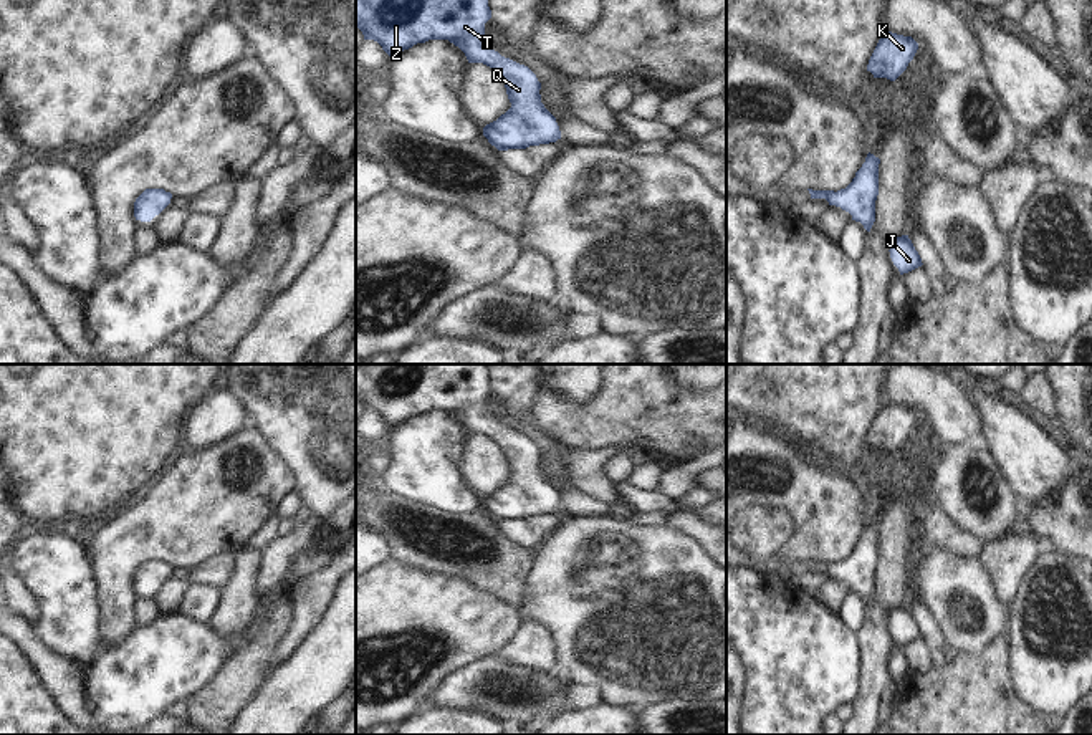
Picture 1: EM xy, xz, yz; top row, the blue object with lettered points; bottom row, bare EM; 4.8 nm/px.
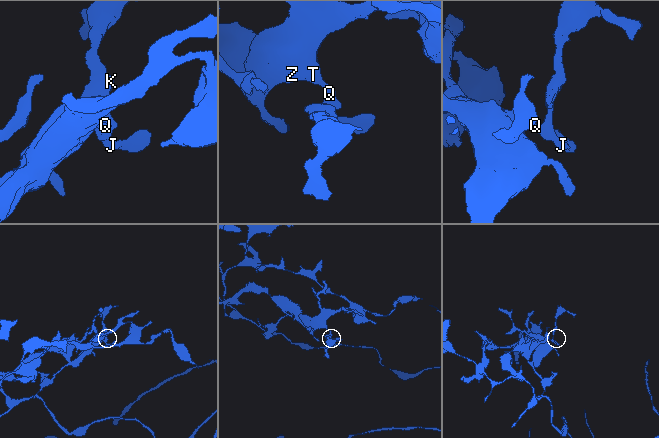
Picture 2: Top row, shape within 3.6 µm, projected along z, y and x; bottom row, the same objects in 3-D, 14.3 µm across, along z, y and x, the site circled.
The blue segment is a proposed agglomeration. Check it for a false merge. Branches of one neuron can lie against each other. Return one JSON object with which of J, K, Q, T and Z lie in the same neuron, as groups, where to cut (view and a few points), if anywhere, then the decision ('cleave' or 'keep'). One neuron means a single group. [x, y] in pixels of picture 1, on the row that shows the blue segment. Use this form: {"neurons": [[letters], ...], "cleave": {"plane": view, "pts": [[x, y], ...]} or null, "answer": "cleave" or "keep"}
{"neurons": [["J", "K", "Q", "T", "Z"]], "cleave": null, "answer": "keep"}

